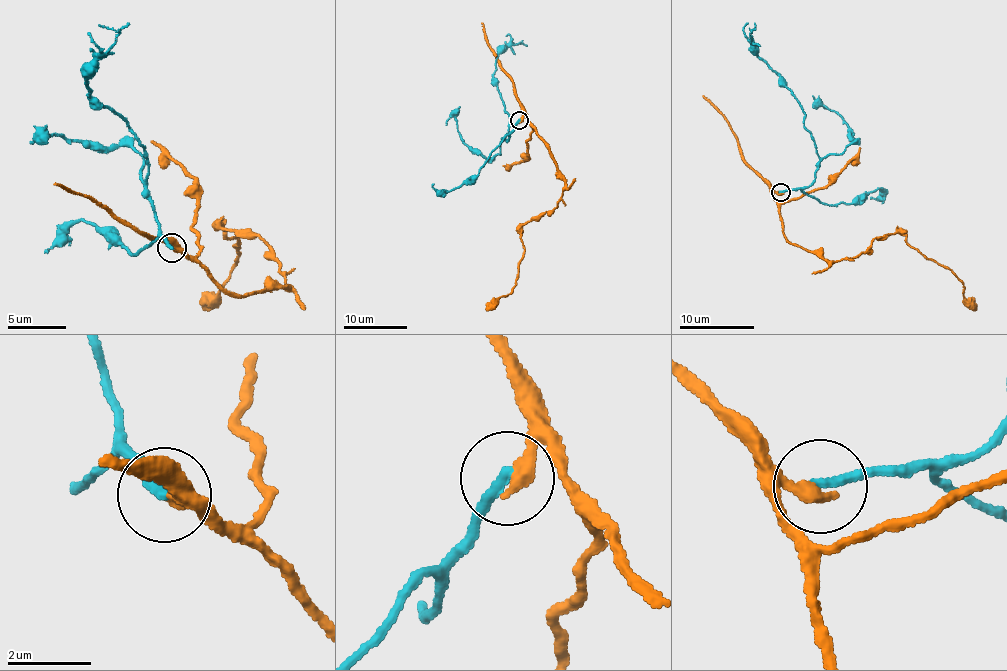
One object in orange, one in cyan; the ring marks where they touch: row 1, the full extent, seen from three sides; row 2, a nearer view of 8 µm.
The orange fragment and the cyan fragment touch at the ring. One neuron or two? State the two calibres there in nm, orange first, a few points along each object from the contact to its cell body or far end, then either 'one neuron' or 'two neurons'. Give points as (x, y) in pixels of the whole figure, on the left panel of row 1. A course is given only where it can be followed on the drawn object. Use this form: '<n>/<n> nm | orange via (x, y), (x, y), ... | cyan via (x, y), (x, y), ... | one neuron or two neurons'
360/260 nm | orange via (172, 249), (240, 295), (287, 283), (263, 239), (223, 223), (226, 236), (241, 249), (216, 302), (204, 310) | cyan via (172, 249), (155, 220), (145, 146), (129, 122), (88, 95), (89, 68), (116, 41), (114, 30), (99, 24) | two neurons

